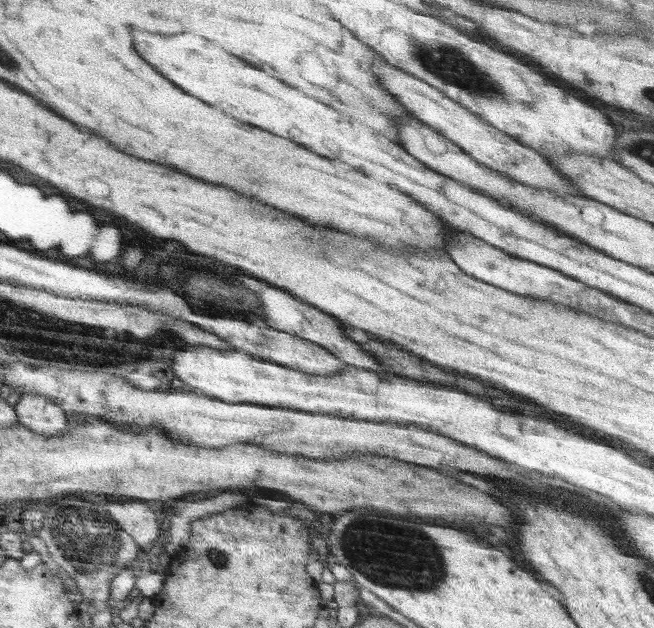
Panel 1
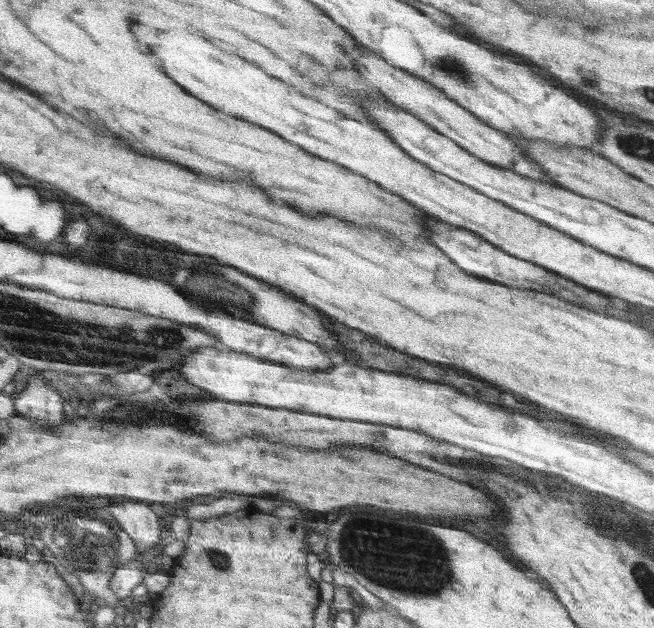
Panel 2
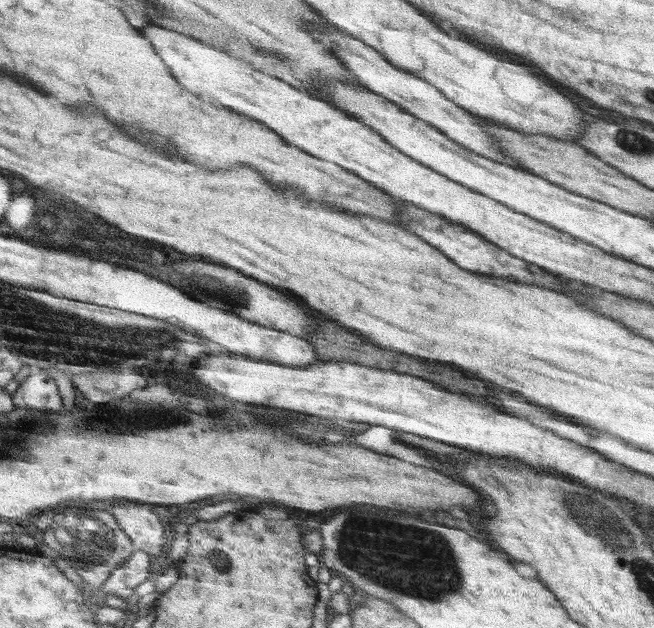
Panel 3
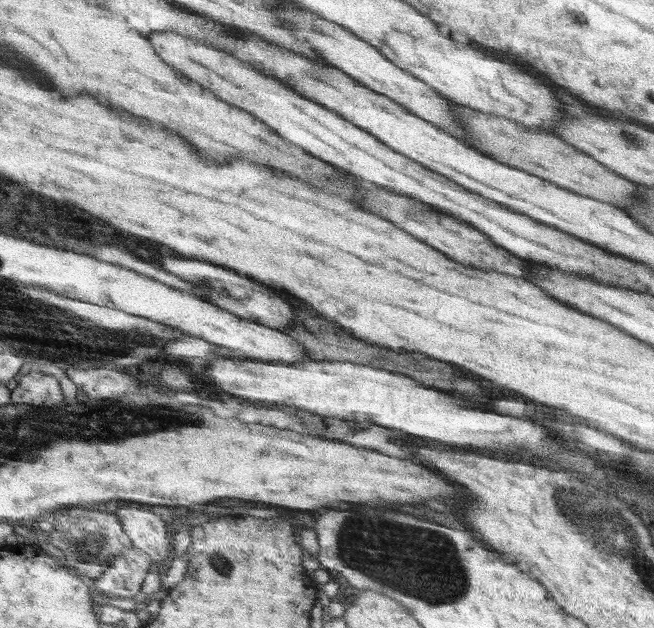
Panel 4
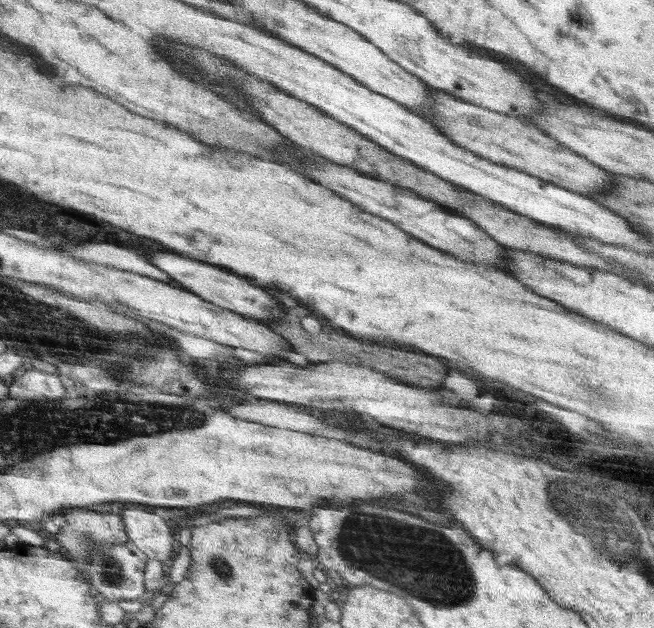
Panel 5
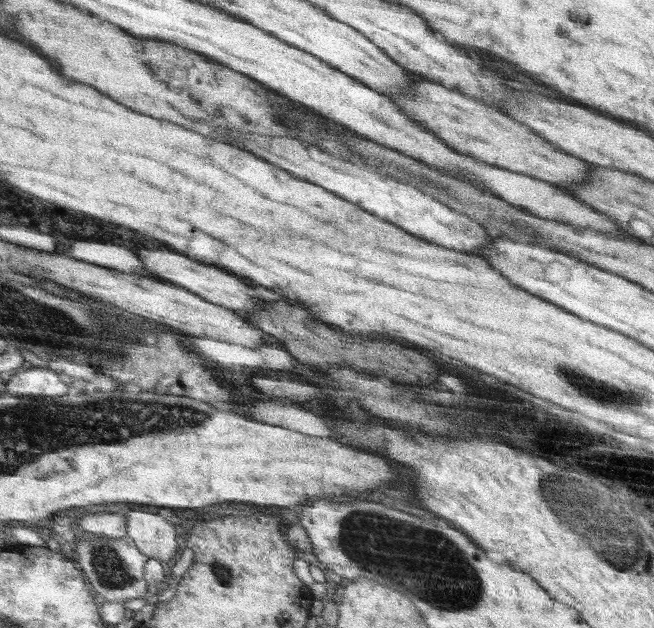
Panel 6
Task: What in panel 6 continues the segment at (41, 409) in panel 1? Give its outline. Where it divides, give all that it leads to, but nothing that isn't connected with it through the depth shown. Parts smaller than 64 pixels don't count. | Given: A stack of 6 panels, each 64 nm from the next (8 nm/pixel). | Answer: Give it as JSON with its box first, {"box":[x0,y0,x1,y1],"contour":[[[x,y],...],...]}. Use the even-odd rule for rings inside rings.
{"box":[7,366,70,396],"contour":[[[28,366],[8,376],[7,392],[20,396],[64,396],[70,394],[70,386],[62,374],[54,369]]]}

